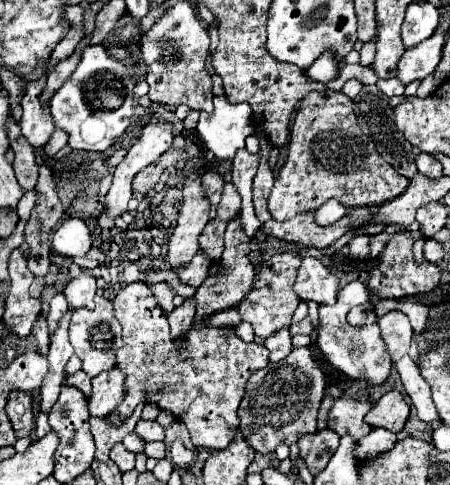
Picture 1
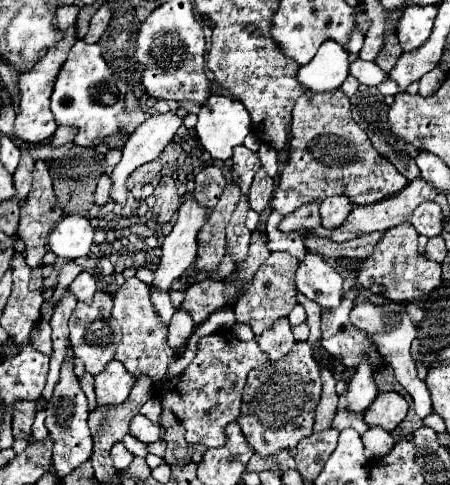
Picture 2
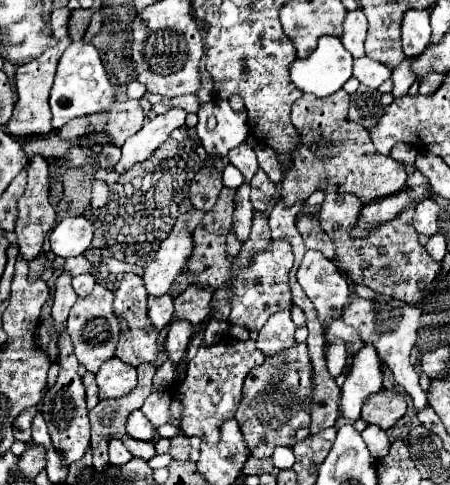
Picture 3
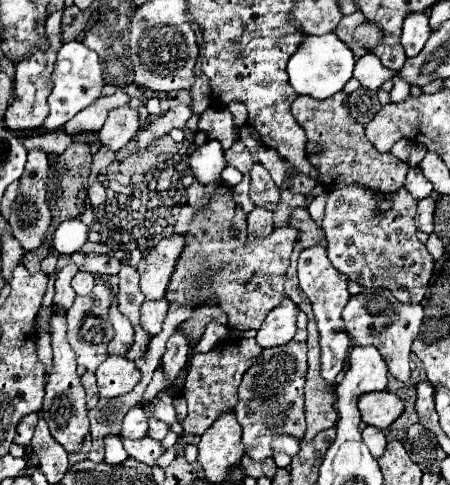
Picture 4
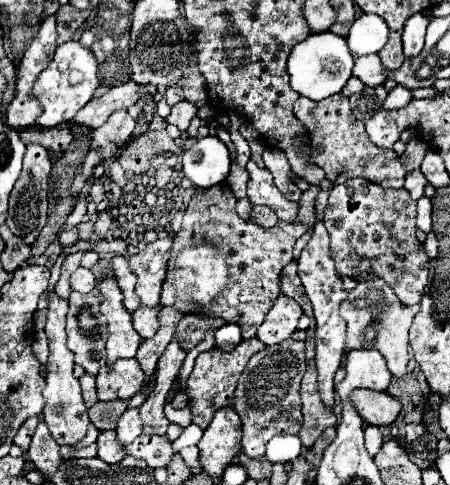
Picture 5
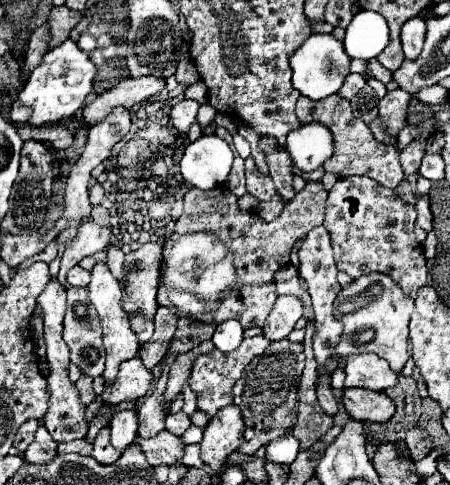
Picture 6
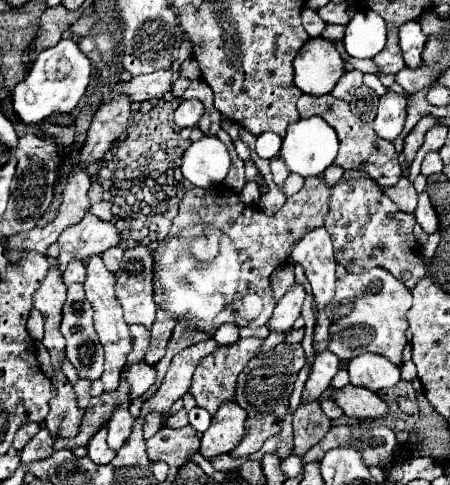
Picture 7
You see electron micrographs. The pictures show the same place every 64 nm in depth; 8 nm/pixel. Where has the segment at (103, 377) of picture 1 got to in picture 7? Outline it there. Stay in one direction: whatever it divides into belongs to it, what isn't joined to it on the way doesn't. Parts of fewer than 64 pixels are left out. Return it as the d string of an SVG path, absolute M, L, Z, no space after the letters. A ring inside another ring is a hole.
M138 362L138 364L132 364L126 372L126 380L130 384L130 398L138 398L138 396L144 396L150 386L156 382L156 368L154 366L148 366L146 362Z

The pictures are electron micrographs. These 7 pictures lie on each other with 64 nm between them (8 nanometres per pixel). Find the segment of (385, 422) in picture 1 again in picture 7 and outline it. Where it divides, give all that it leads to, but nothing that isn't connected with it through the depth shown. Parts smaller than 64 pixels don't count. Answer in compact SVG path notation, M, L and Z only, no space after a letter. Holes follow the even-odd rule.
M352 384L340 390L332 390L330 398L336 400L336 404L344 410L344 414L354 420L378 418L378 416L384 416L388 410L386 402L378 394Z

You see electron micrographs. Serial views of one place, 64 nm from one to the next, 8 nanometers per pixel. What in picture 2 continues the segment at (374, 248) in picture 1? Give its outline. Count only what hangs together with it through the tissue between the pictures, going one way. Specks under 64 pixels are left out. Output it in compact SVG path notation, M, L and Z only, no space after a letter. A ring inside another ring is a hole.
M373 232L346 242L332 242L330 238L316 238L316 234L306 234L304 244L308 250L322 254L324 258L351 258L364 259L374 251L374 246L382 238L382 232Z

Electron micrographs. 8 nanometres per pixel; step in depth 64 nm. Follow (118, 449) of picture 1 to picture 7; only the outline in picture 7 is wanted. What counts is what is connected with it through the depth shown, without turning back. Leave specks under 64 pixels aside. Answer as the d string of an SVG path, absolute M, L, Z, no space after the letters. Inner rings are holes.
M102 428L90 442L88 442L88 456L94 460L94 464L108 464L116 452L108 448L106 444L106 428Z

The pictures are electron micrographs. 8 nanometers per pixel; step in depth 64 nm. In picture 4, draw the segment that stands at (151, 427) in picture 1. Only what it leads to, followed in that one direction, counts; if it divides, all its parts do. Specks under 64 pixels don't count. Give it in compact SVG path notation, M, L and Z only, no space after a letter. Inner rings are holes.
M140 406L136 408L130 408L122 420L122 432L120 436L122 438L144 438L148 432L148 420L146 420L146 414Z

